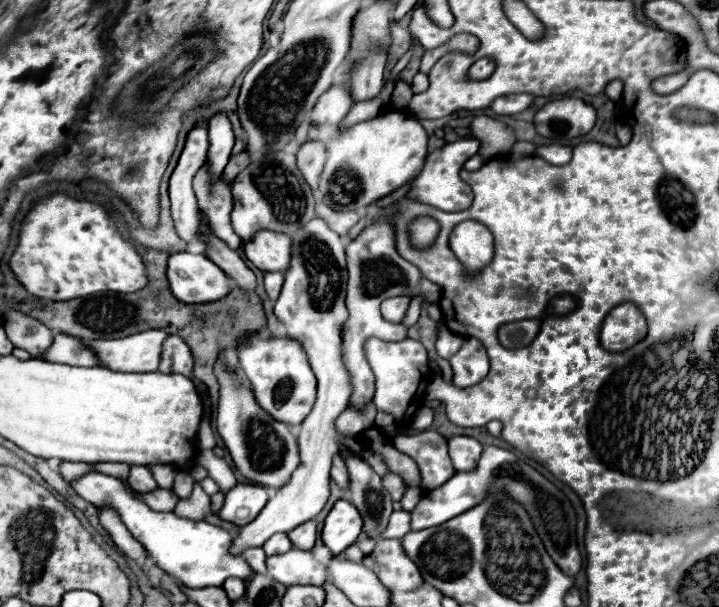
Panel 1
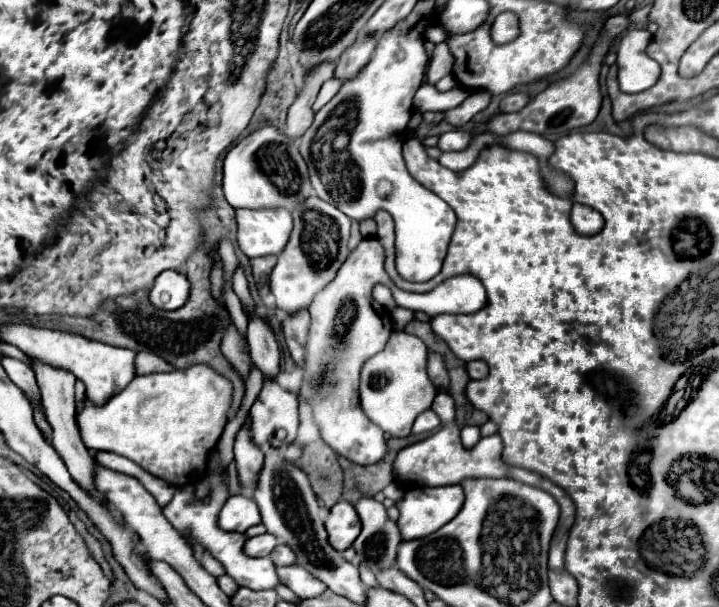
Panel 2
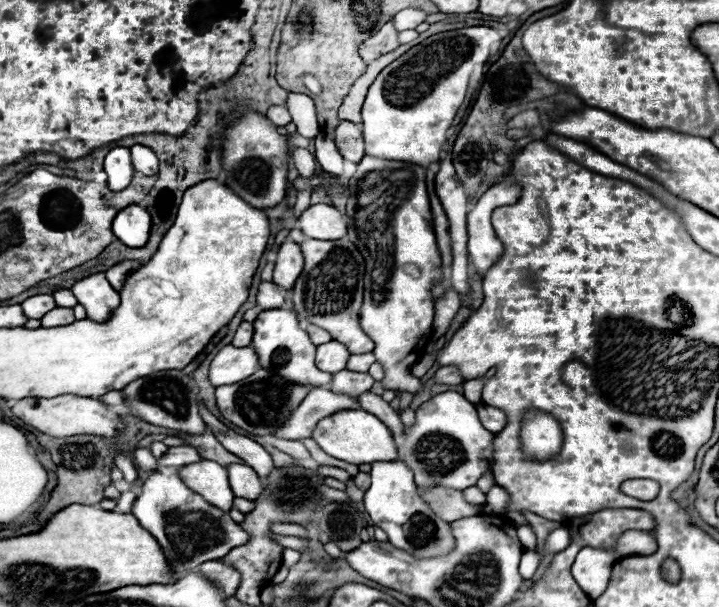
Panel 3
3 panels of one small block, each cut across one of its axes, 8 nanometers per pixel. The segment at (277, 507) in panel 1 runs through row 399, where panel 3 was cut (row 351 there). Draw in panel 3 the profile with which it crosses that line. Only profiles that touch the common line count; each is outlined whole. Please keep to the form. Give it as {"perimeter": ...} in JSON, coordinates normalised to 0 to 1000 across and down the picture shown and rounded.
{"perimeter":[[[462,560],[462,563],[453,563],[453,567],[445,567],[442,577],[439,577],[439,600],[442,606],[465,616],[465,613],[473,613],[481,606],[481,596],[487,590],[487,580],[478,567]]]}

